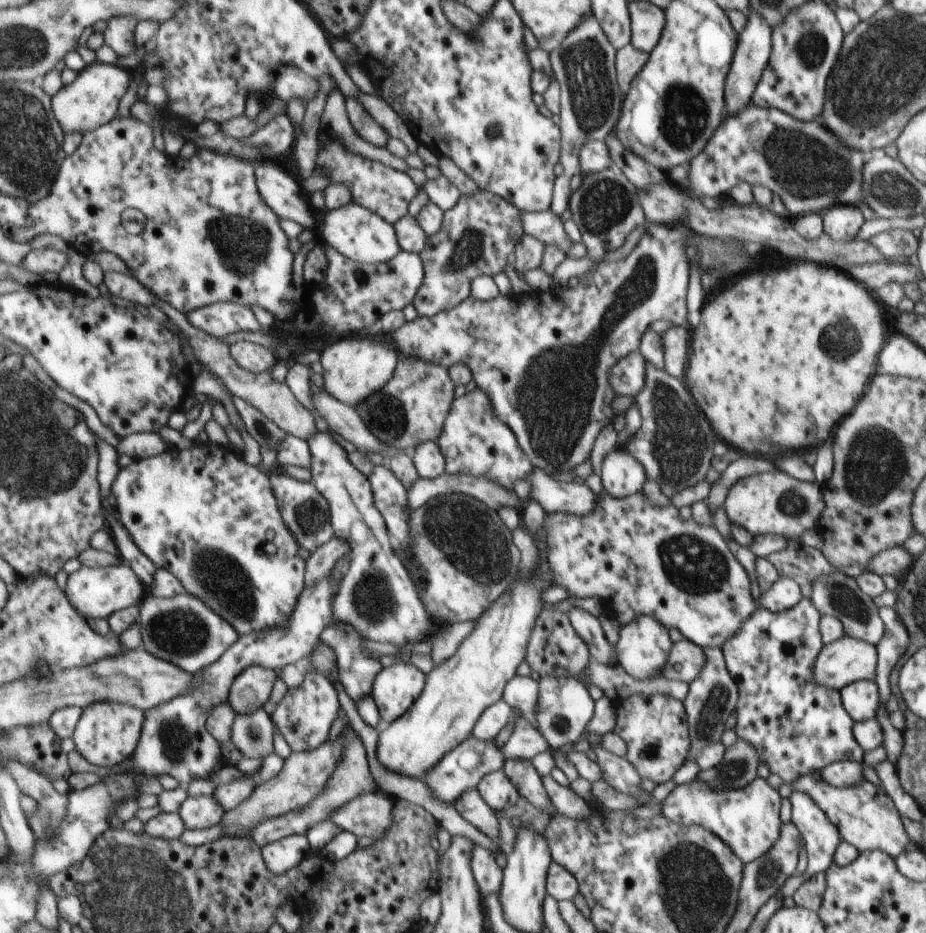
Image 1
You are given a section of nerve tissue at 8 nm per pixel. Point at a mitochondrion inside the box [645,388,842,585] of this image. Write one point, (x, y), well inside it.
(794, 504)

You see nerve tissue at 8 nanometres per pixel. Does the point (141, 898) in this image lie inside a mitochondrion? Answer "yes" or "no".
yes

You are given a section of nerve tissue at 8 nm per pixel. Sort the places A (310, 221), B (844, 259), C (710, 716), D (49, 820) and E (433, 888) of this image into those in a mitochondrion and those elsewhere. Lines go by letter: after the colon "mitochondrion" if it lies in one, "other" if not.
A: other
B: other
C: mitochondrion
D: mitochondrion
E: other

